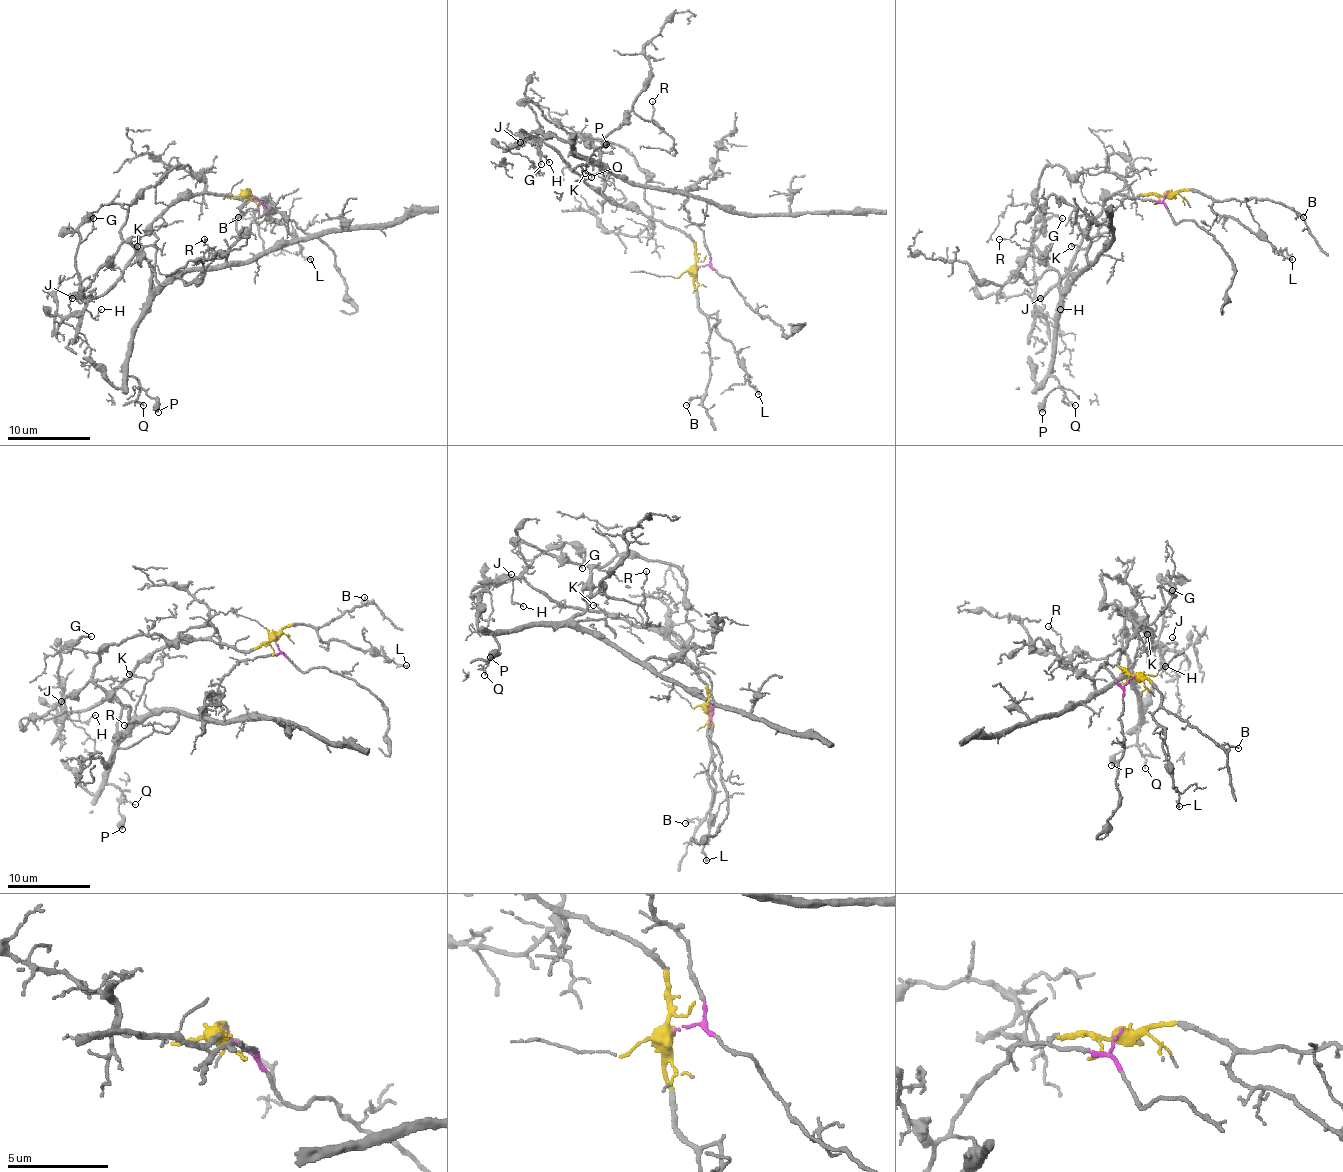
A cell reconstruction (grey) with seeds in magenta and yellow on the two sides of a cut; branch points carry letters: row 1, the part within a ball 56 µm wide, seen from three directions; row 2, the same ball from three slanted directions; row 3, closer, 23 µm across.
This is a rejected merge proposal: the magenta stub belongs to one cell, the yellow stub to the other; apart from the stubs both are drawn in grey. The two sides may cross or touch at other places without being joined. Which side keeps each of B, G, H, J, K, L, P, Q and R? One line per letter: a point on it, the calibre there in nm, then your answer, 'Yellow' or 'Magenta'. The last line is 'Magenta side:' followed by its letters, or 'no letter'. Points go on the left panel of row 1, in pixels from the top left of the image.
B: Place: (238, 217). Thickness 80 nm. Yellow
G: Place: (93, 218). Thickness 120 nm. Yellow
H: Place: (101, 309). Thickness 100 nm. Yellow
J: Place: (72, 298). Thickness 100 nm. Yellow
K: Place: (137, 246). Thickness 120 nm. Magenta
L: Place: (310, 259). Thickness 110 nm. Yellow
P: Place: (158, 412). Thickness 550 nm. Magenta
Q: Place: (143, 405). Thickness 140 nm. Magenta
R: Place: (204, 239). Thickness 110 nm. Magenta
Magenta side: K, P, Q, R

